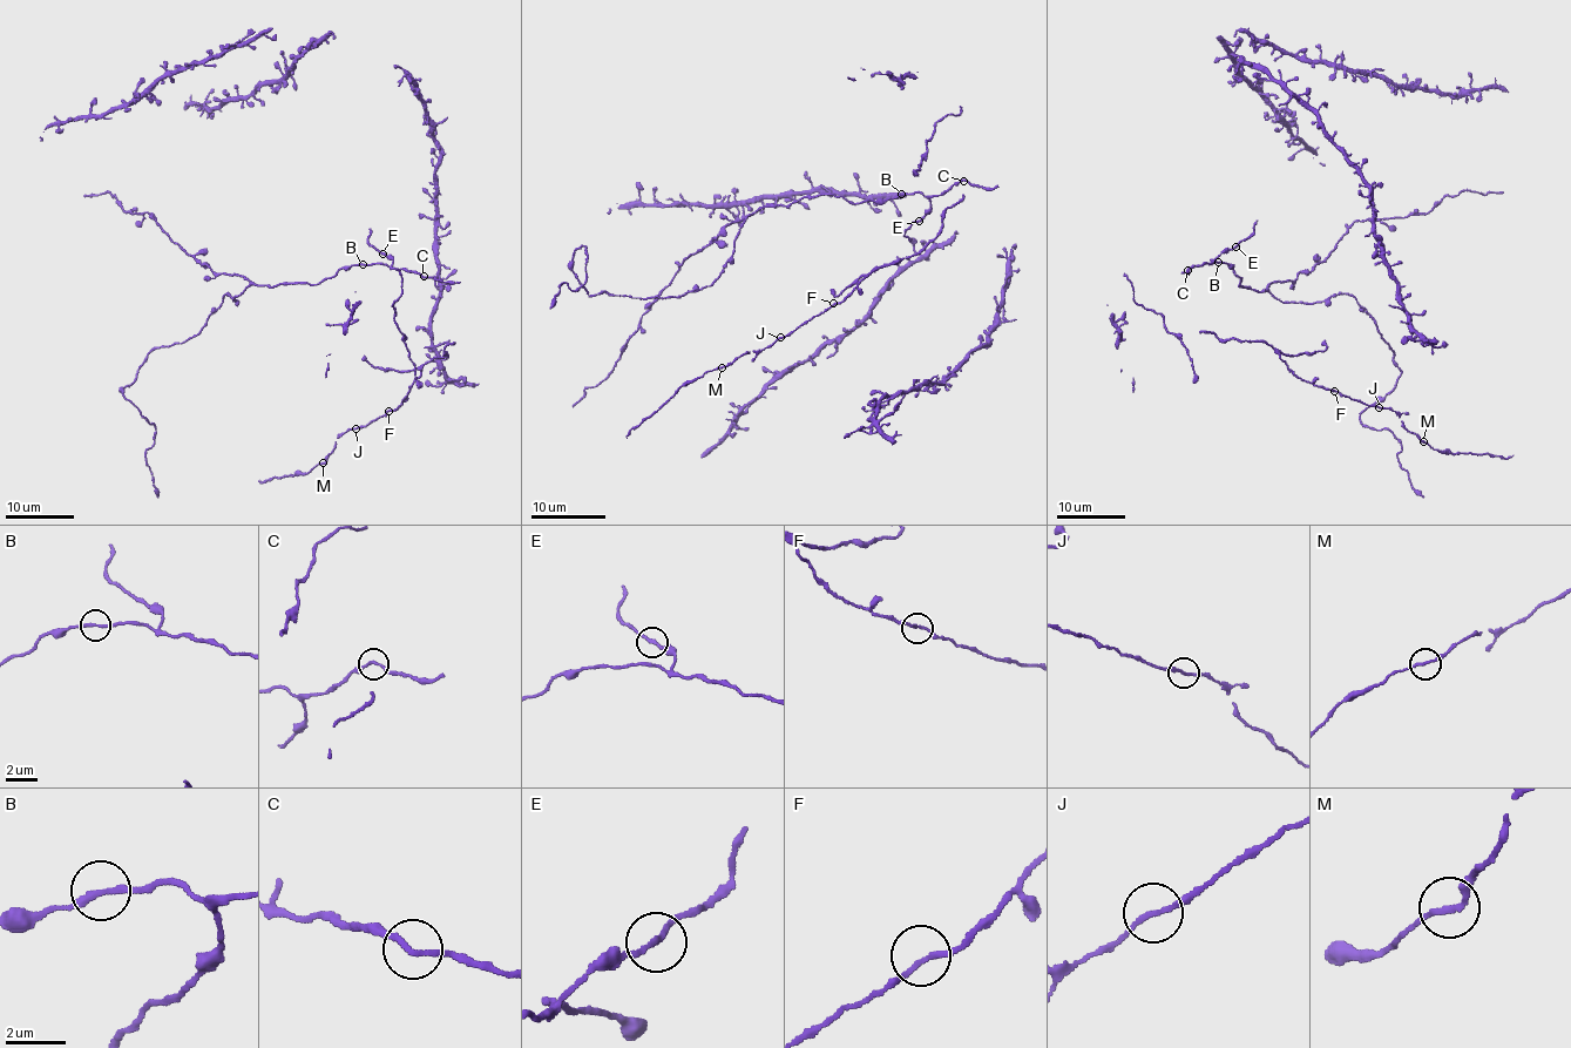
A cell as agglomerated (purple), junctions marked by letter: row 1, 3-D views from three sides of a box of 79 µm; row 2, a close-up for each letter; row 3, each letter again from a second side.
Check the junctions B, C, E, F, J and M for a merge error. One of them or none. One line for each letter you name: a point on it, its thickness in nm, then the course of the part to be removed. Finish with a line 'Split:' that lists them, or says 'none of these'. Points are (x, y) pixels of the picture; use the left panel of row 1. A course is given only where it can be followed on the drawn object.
Split: none of these

